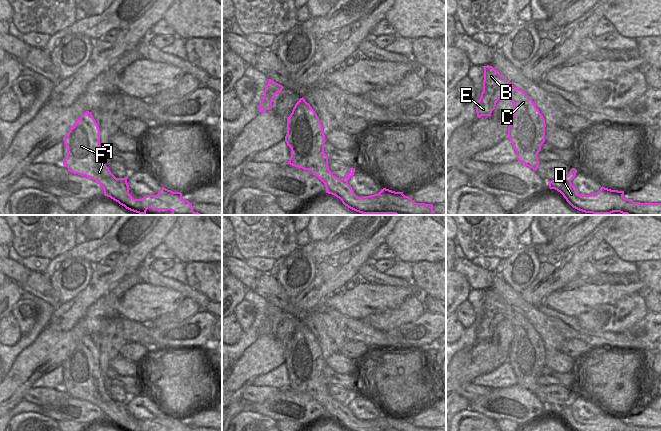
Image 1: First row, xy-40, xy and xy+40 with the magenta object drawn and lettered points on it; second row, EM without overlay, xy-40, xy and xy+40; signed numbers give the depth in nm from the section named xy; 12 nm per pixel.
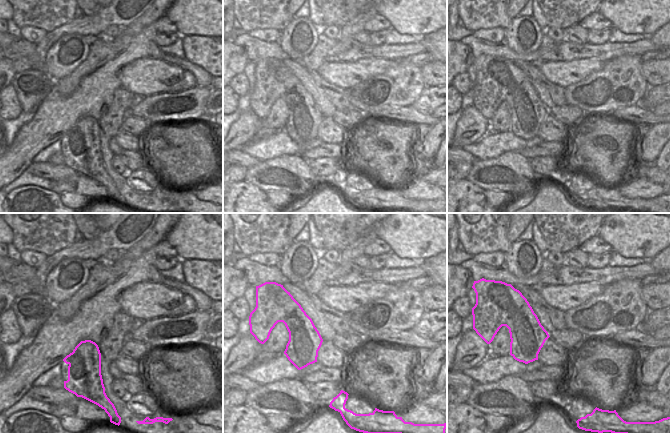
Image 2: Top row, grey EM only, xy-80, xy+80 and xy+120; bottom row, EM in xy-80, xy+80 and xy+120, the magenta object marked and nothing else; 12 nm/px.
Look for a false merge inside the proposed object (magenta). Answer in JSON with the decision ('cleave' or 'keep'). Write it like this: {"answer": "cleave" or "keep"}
{"answer": "keep"}

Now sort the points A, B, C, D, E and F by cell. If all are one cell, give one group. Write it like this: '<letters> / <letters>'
A B C D E F

